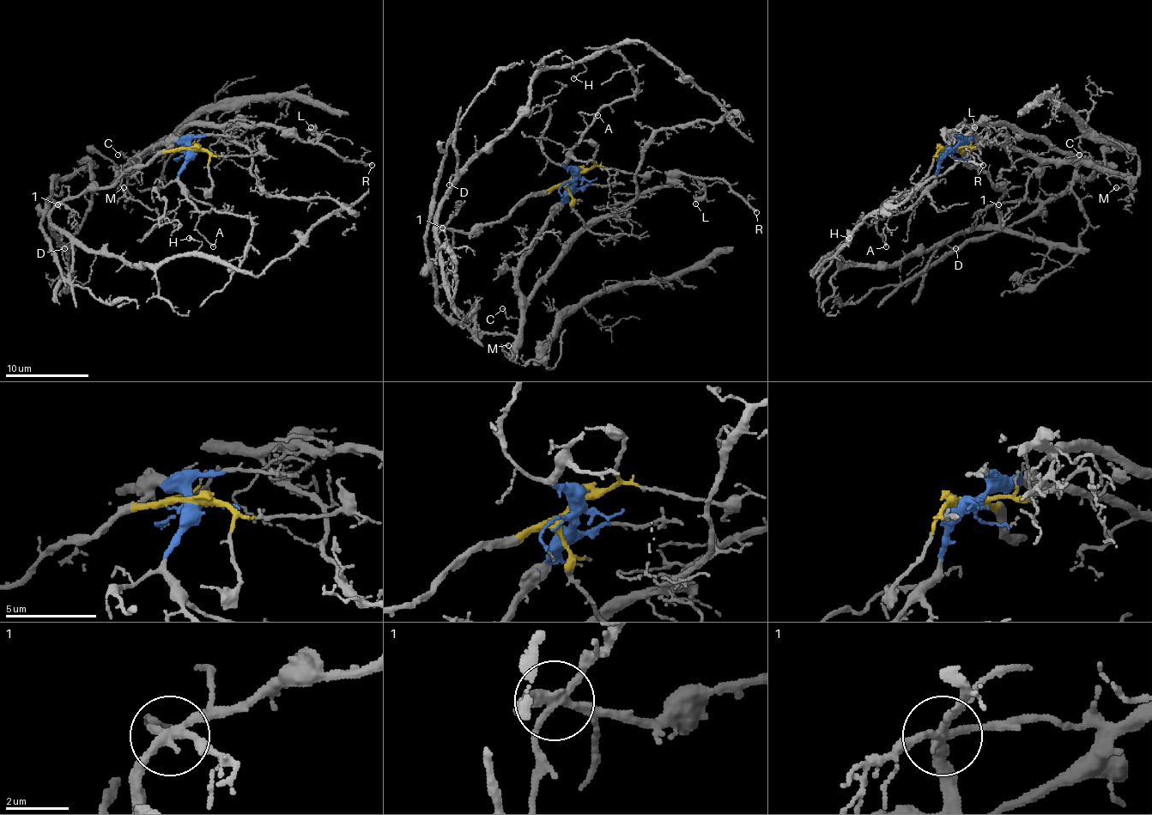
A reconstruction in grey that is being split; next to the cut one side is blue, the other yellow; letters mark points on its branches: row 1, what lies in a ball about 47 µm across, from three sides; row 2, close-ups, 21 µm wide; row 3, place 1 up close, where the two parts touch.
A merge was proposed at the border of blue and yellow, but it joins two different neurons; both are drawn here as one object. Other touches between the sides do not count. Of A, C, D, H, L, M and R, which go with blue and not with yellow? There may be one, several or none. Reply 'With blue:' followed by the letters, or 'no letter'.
With blue: A, C, L, M, R

